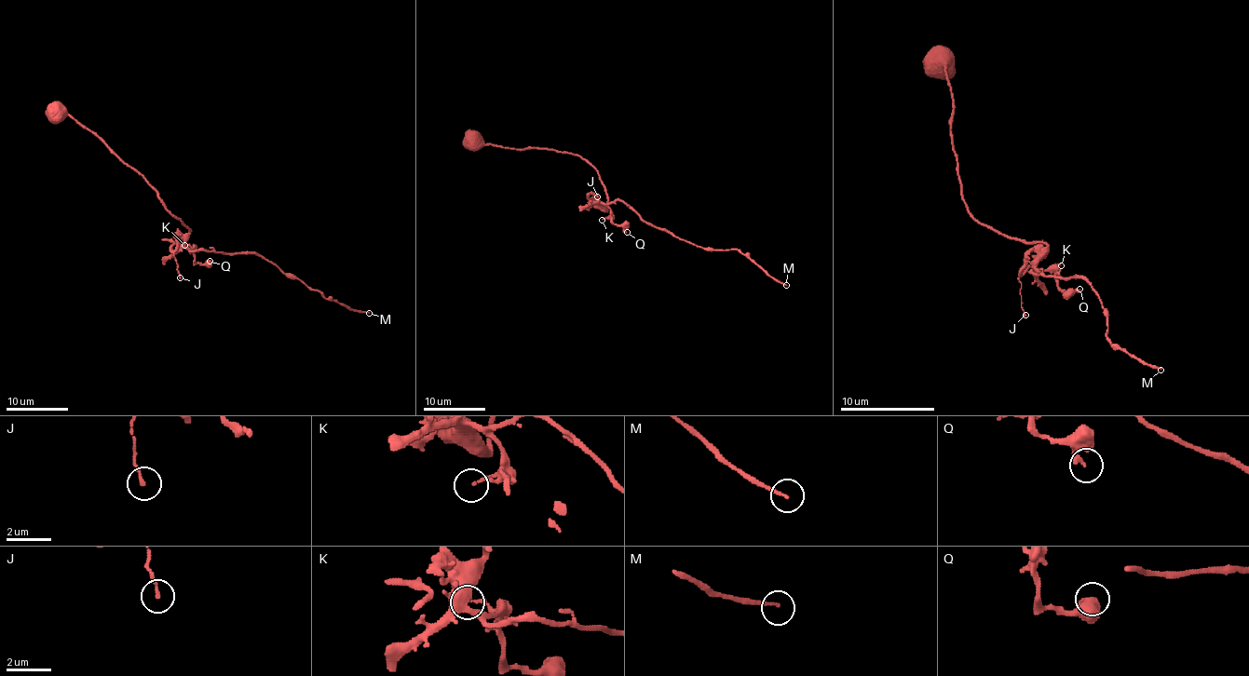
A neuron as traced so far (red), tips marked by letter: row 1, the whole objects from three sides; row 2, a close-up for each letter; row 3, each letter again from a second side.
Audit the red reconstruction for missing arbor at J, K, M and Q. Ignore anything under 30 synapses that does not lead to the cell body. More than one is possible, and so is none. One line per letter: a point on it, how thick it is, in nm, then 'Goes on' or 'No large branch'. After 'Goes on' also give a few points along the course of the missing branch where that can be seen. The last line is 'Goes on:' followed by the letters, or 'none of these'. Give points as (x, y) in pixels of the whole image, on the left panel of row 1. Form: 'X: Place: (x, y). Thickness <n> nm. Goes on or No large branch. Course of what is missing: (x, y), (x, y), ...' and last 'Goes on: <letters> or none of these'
J: Place: (180, 277). Thickness 130 nm. No large branch
K: Place: (184, 245). Thickness 120 nm. No large branch
M: Place: (369, 313). Thickness 130 nm. No large branch
Q: Place: (210, 261). Thickness 240 nm. No large branch
Goes on: none of these

